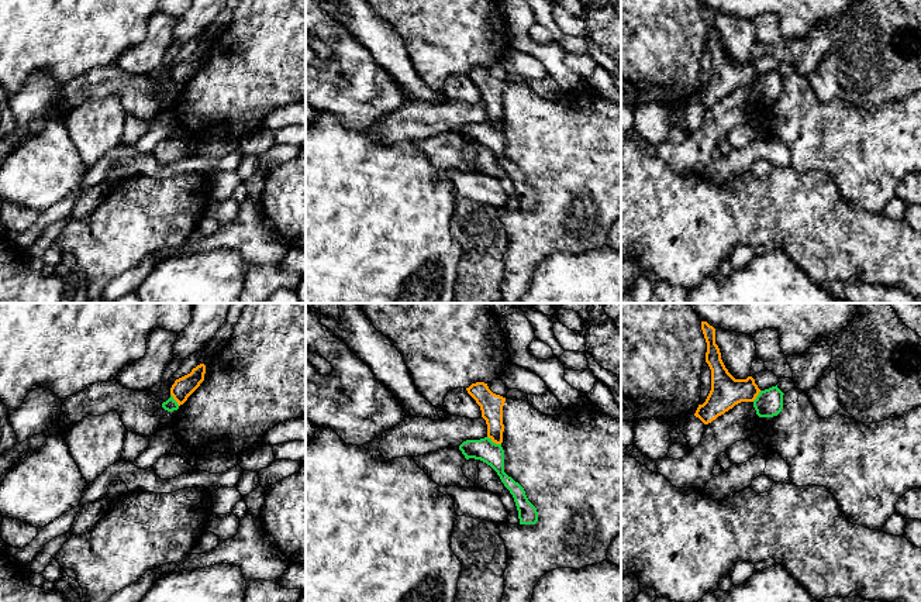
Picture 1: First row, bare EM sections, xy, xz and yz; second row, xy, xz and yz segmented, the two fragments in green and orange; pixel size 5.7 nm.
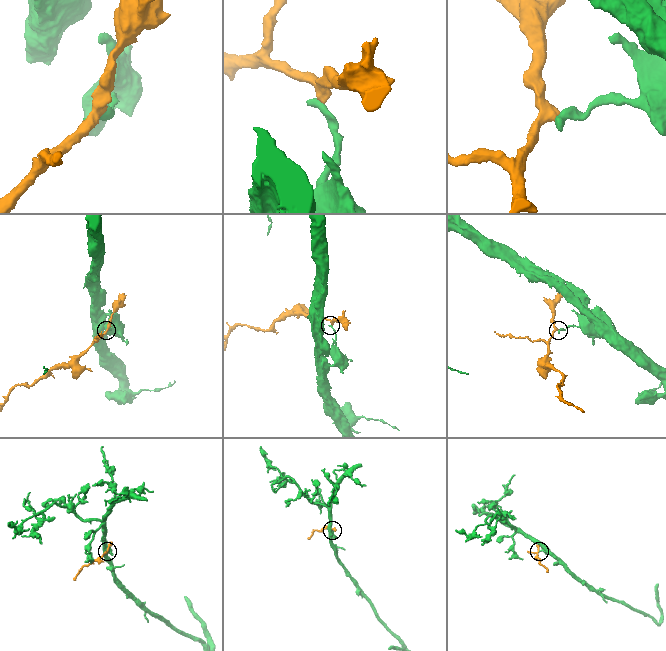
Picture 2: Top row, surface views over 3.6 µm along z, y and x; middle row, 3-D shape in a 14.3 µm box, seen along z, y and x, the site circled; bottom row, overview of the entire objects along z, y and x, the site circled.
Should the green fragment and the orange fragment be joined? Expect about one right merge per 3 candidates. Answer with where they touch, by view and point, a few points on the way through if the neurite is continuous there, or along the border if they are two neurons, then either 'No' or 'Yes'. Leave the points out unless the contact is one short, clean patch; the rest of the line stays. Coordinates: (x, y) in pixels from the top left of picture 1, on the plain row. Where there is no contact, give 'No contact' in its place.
Touches green at xz (495, 127). Boundary: xz (487, 120), (500, 128). No

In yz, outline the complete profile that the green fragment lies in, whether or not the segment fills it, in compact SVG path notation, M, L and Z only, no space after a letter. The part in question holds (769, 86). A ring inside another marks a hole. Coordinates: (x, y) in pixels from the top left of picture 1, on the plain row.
M776 70L760 75L753 85L753 92L759 102L777 100L783 93L783 76Z

